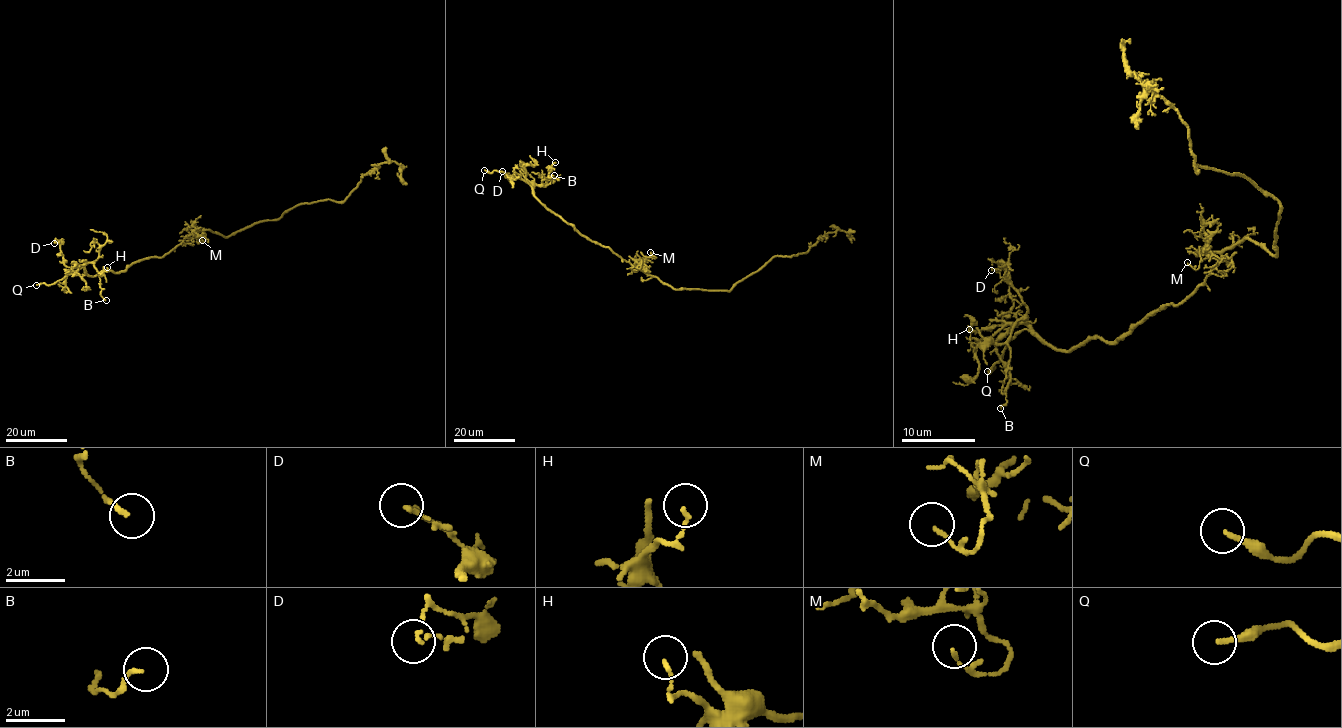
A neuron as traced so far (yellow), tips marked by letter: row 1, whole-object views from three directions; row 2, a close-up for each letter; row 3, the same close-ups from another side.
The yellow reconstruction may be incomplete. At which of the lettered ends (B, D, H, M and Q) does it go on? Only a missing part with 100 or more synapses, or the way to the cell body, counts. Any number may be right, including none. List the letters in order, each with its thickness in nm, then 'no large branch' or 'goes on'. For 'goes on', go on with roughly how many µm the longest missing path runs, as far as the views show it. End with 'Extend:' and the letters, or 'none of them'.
B: 140 nm | no large branch
D: 120 nm | no large branch
H: 120 nm | no large branch
M: 120 nm | no large branch
Q: 180 nm | goes on | 45 µm
Extend: Q

